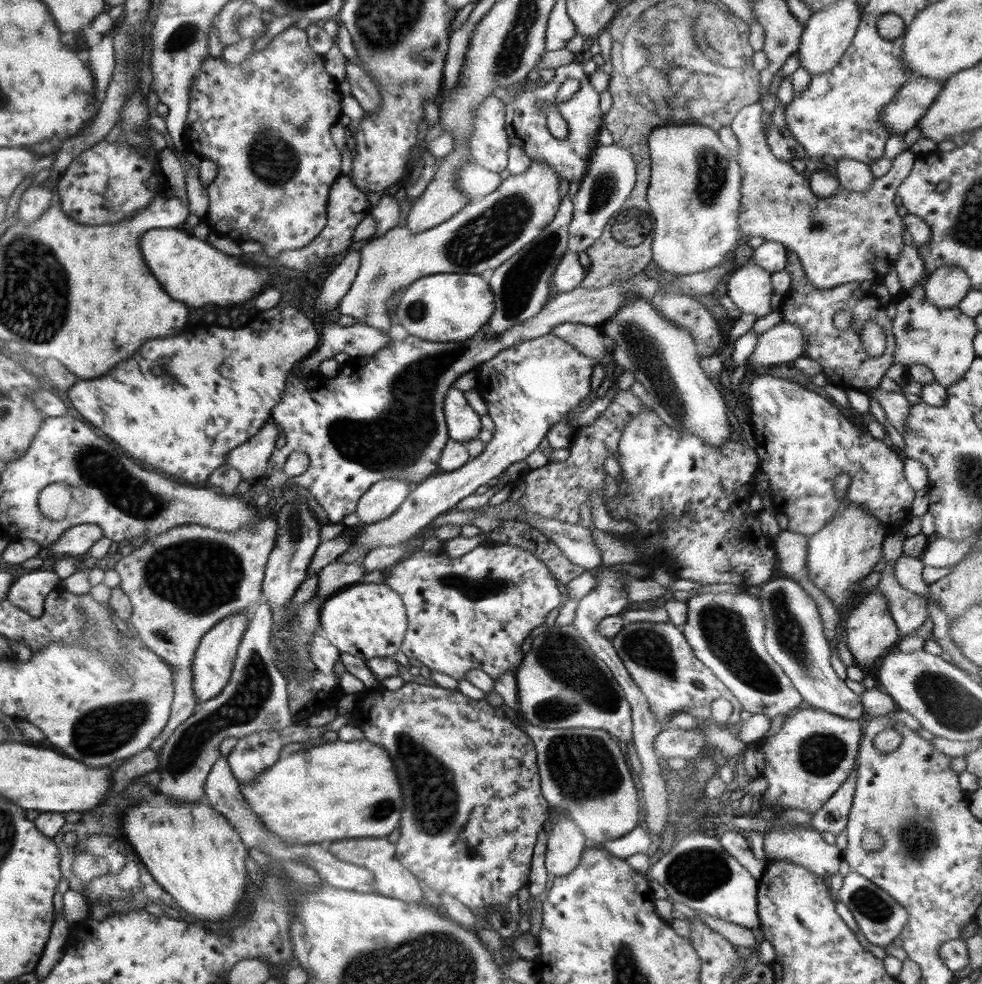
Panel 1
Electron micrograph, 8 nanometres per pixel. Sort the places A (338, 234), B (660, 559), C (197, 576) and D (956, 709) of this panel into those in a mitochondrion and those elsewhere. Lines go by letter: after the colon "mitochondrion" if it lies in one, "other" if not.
A: other
B: other
C: mitochondrion
D: mitochondrion

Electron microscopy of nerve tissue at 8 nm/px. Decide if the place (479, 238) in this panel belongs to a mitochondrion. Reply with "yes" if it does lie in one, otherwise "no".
yes

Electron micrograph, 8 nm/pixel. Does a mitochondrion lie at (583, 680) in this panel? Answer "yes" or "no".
yes

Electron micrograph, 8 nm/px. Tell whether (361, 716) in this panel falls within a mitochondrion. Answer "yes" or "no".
no

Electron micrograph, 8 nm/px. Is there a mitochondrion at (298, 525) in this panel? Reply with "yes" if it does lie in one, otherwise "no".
yes

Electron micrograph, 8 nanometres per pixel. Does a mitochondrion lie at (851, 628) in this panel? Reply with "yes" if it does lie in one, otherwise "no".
no

